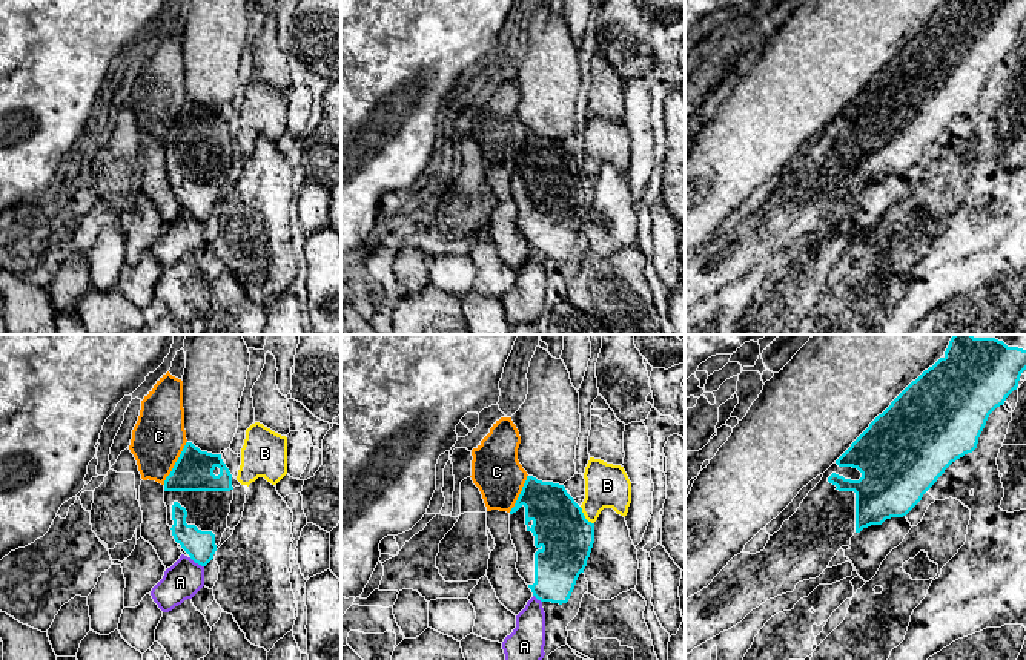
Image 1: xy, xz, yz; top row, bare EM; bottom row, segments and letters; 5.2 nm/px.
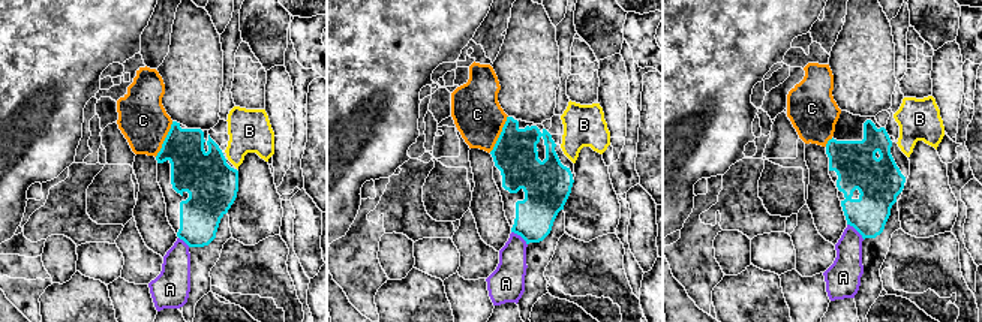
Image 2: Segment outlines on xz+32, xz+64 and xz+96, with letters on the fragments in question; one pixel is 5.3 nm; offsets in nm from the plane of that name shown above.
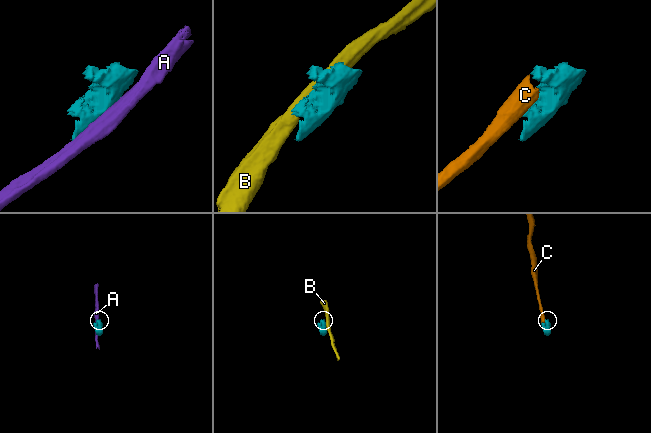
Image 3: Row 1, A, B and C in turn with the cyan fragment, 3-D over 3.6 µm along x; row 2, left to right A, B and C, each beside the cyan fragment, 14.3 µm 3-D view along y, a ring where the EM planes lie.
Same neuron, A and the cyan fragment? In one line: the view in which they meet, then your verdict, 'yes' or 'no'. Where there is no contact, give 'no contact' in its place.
xy | no

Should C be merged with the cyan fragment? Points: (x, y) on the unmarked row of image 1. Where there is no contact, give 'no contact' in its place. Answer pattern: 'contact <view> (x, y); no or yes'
contact xy (175, 118); no

